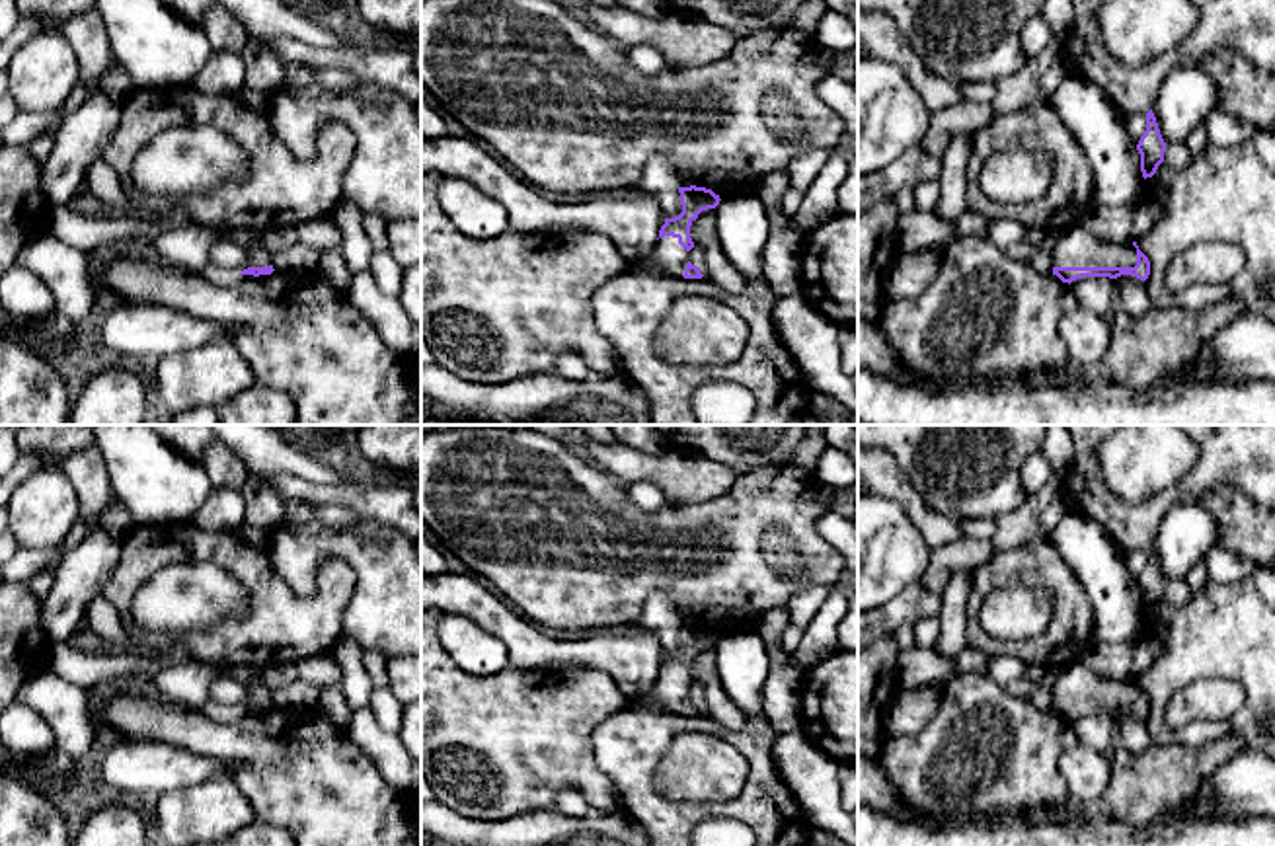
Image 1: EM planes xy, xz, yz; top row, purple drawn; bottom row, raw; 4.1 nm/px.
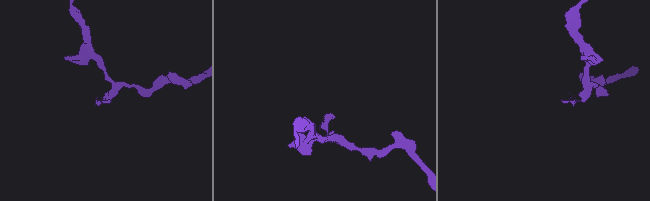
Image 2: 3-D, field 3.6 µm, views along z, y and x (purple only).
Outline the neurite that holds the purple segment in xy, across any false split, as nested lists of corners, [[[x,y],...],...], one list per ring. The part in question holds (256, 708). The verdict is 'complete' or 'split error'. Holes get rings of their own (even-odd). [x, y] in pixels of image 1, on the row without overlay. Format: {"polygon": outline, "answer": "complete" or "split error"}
{"polygon": [[[257,673],[257,676],[246,686],[248,690],[248,706],[244,706],[240,711],[271,711],[275,706],[271,702],[271,688],[263,682],[263,674]]], "answer": "split error"}

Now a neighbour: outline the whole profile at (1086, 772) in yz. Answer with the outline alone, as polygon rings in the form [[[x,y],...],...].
[[[1074,743],[1061,758],[1070,799],[1082,807],[1096,807],[1111,780],[1109,756]]]

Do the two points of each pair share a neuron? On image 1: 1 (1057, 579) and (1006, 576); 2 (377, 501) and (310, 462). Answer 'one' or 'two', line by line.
1: one
2: two

